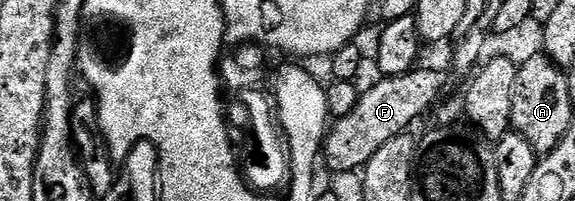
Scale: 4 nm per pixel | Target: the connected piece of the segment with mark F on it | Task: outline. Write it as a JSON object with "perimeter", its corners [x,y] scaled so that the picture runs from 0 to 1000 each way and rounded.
{"perimeter":[[[730,348],[663,388],[663,413],[650,418],[642,453],[628,468],[614,557],[576,617],[560,736],[562,806],[570,806],[574,846],[624,856],[640,816],[643,781],[671,721],[671,701],[704,667],[715,612],[727,607],[763,502],[765,468],[779,433],[777,383],[765,353]]]}

